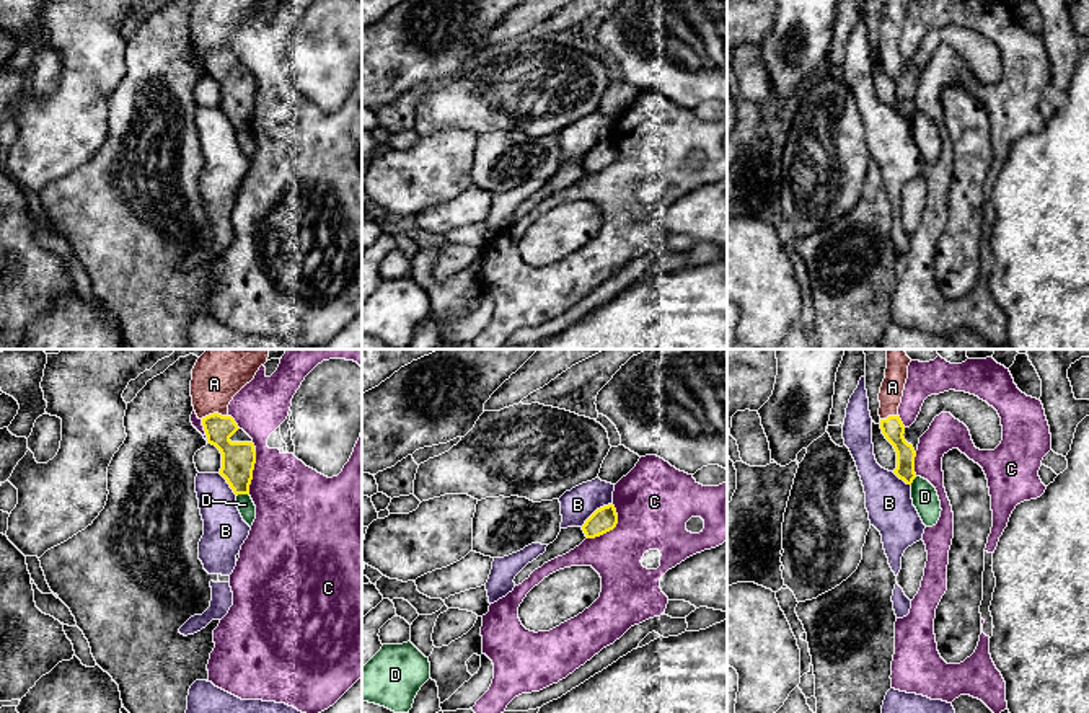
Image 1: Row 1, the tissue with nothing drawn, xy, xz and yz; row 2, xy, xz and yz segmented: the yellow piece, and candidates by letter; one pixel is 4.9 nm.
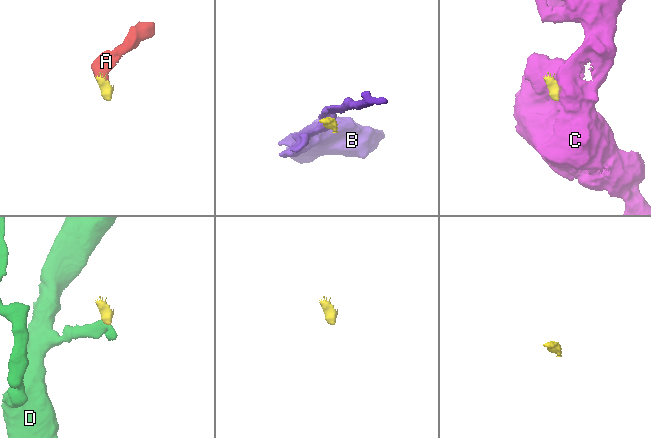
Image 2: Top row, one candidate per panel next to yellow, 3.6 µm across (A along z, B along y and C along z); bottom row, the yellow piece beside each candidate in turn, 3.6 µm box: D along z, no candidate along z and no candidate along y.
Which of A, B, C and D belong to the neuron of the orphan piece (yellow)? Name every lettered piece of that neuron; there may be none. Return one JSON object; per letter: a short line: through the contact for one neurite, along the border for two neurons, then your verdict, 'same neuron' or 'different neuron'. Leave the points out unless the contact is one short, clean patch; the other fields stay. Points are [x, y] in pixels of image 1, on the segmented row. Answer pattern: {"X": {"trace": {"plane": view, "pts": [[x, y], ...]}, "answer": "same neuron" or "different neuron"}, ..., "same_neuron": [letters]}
{"A": {"trace": {"plane": "xy", "pts": [[237, 457], [222, 442], [214, 413], [214, 382], [227, 366]]}, "answer": "same neuron"}, "B": {"trace": {"plane": "xz", "pts": [[612, 503], [599, 508], [581, 526]]}, "answer": "different neuron"}, "C": {"answer": "different neuron"}, "D": {"trace": {"plane": "xy", "pts": [[248, 493], [237, 496]]}, "answer": "different neuron"}, "same_neuron": ["A"]}

